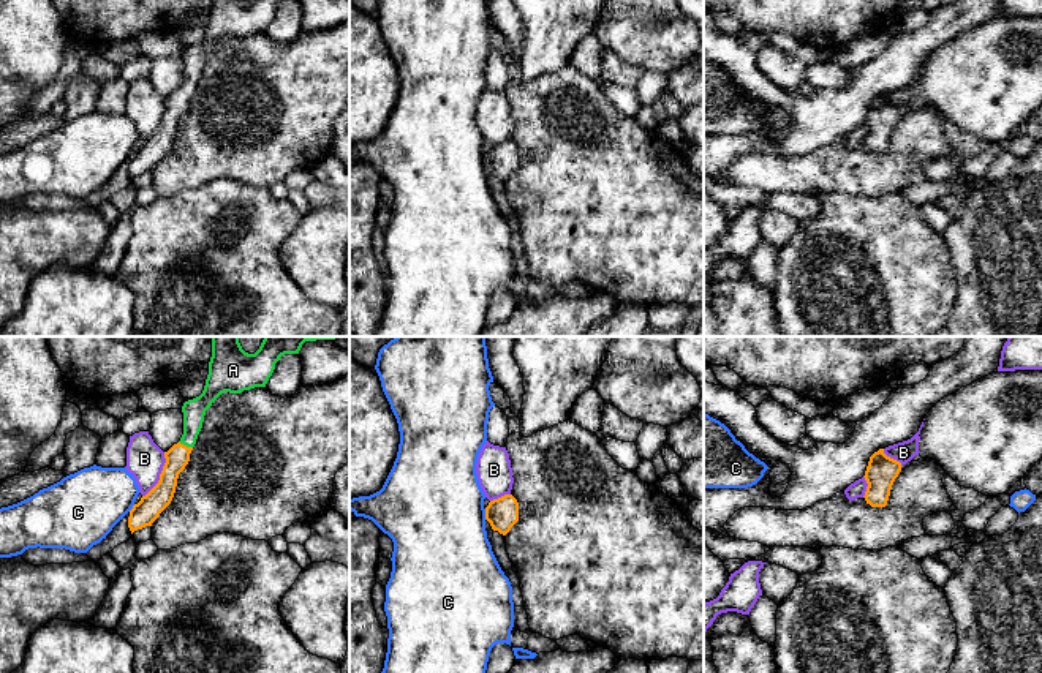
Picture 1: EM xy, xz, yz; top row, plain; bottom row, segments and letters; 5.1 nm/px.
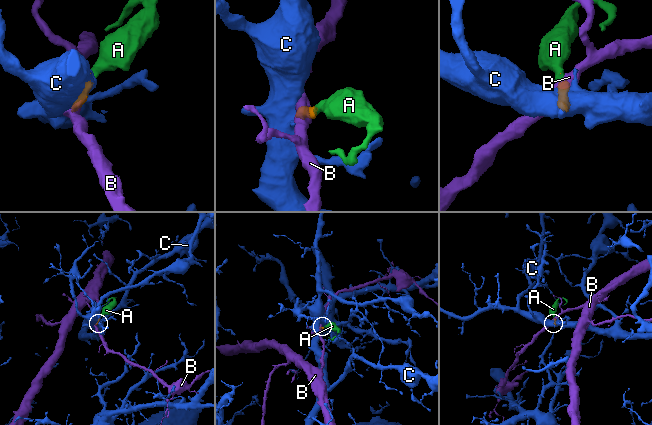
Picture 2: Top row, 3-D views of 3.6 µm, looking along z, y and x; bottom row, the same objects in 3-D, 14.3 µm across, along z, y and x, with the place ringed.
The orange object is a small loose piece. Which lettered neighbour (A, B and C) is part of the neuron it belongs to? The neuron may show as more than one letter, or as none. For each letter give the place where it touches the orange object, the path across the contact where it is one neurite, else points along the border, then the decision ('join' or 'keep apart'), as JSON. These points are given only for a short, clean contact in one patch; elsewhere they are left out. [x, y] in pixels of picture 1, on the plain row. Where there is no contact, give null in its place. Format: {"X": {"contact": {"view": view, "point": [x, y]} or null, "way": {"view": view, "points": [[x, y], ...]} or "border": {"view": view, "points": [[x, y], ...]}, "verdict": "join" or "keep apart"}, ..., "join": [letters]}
{"A": {"contact": {"view": "xy", "point": [185, 92]}, "way": {"view": "xy", "points": [[177, 103], [185, 92], [192, 75], [193, 56]]}, "verdict": "join"}, "B": {"contact": {"view": "xy", "point": [160, 120]}, "border": {"view": "xy", "points": [[165, 98], [160, 125], [143, 142]]}, "verdict": "keep apart"}, "C": {"contact": {"view": "xz", "point": [486, 160]}, "border": {"view": "xz", "points": [[484, 155], [486, 165]]}, "verdict": "keep apart"}, "join": ["A"]}

